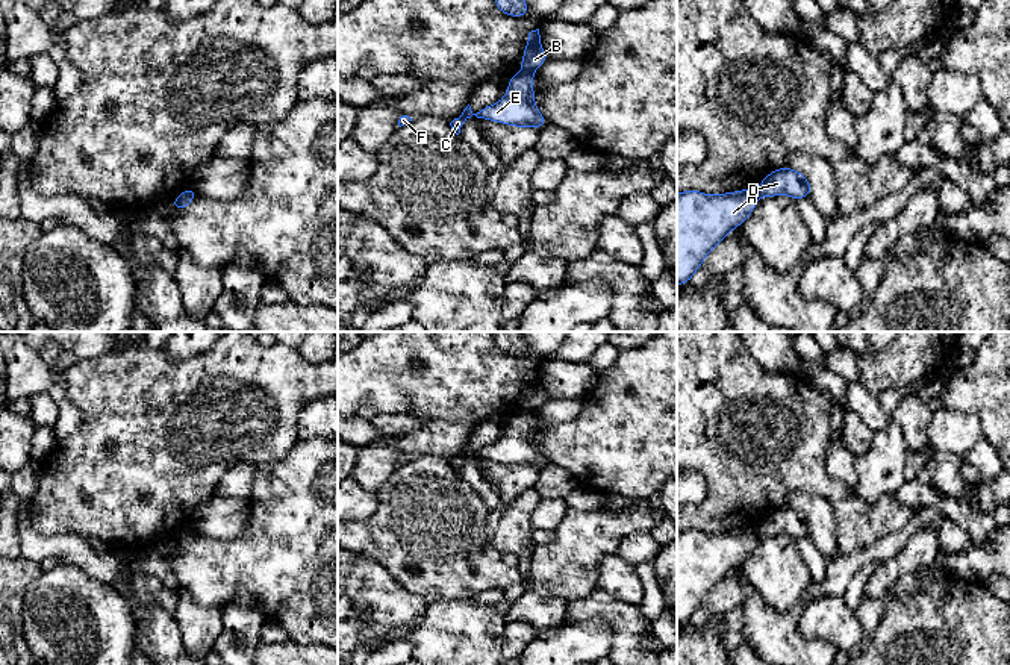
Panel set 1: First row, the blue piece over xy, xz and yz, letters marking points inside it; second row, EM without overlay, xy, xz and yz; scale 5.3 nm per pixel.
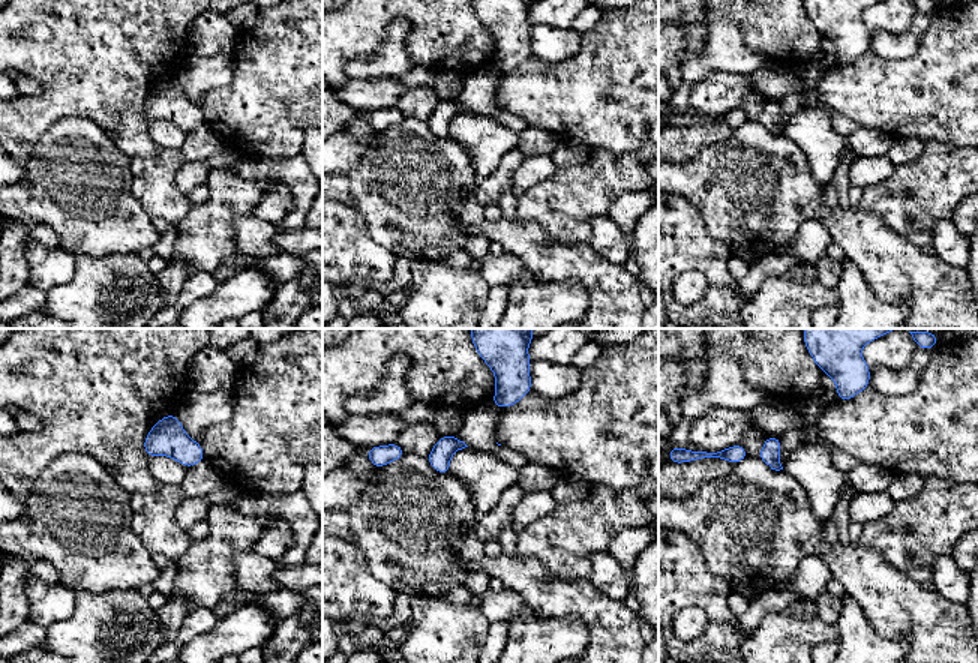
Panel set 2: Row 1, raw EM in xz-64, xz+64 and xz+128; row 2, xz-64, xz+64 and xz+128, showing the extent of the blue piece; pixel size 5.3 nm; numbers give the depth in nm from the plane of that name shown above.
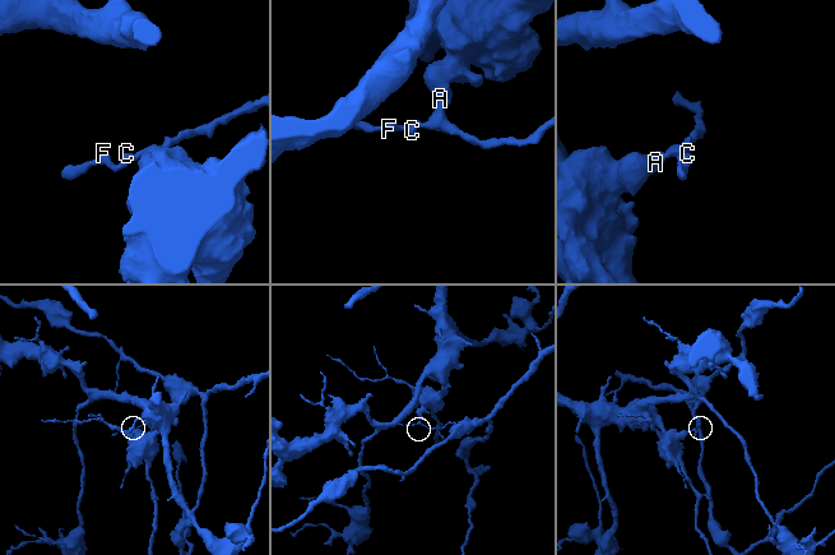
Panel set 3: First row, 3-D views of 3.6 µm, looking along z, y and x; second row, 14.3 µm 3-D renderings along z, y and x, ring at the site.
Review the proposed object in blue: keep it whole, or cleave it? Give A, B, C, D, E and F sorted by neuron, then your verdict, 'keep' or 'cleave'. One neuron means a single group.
groups A B / C D E F; cleave

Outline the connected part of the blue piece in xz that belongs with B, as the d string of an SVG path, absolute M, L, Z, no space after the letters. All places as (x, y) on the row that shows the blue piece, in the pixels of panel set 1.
M539 29L531 30L528 33L528 41L525 44L525 50L522 55L522 61L521 61L521 70L522 73L531 73L535 74L535 71L544 64L547 62L547 55L541 45L541 35L539 35Z

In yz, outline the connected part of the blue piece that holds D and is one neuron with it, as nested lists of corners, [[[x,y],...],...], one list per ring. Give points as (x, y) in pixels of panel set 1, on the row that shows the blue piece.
[[[781,167],[771,171],[756,191],[759,197],[789,195],[798,201],[812,195],[812,185],[803,173]]]

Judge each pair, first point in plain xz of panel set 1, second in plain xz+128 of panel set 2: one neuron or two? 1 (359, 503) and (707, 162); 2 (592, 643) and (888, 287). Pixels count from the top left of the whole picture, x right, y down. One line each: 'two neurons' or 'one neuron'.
1: two neurons
2: two neurons

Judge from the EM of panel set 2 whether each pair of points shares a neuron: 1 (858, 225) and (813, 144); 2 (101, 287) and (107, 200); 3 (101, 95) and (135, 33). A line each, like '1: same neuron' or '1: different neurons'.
1: different neurons
2: different neurons
3: same neuron

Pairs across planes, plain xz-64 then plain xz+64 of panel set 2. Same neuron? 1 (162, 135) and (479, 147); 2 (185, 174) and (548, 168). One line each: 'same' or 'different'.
1: same
2: same

